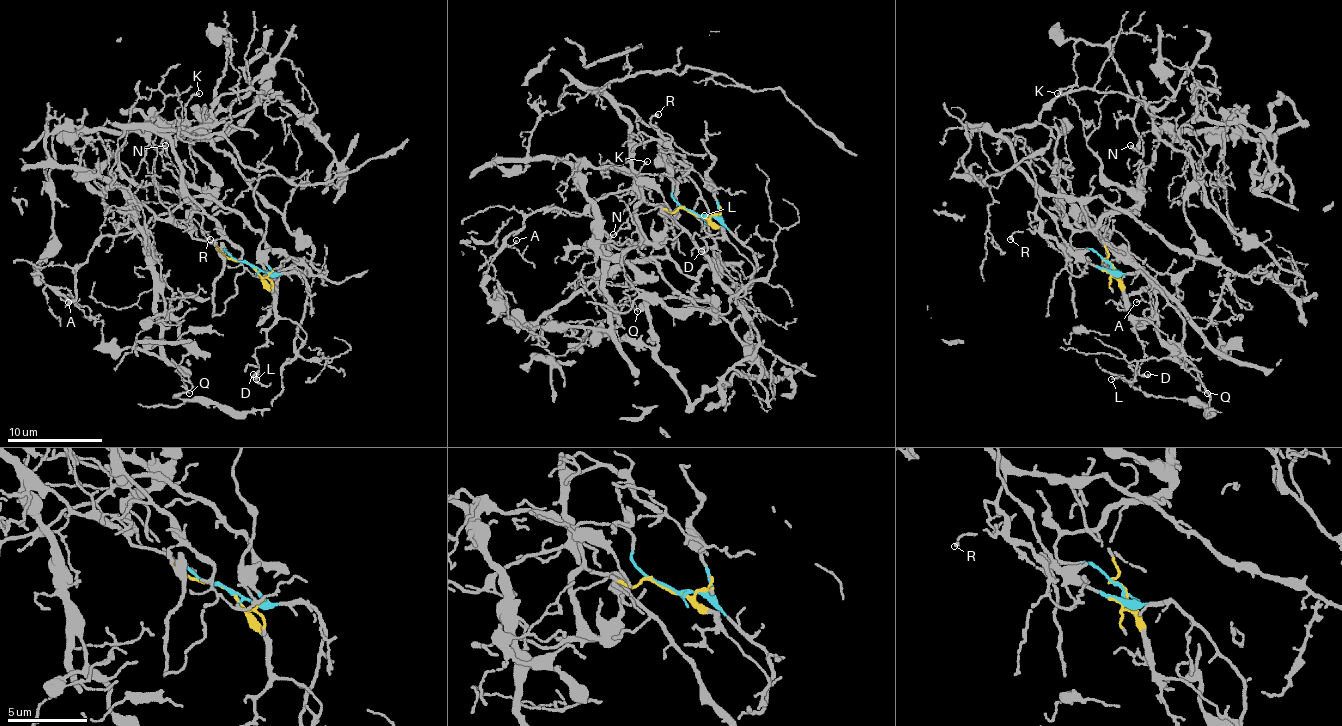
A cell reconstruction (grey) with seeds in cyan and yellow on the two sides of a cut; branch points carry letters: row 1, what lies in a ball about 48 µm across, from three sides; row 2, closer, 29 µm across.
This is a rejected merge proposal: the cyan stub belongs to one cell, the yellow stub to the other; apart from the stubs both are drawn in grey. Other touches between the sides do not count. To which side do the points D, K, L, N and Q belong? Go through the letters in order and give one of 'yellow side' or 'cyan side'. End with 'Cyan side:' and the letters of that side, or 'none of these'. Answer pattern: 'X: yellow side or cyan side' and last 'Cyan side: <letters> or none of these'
D: yellow side
K: cyan side
L: yellow side
N: cyan side
Q: cyan side
Cyan side: K, N, Q

